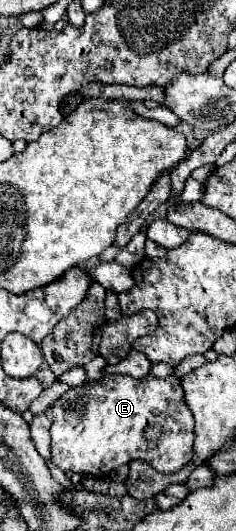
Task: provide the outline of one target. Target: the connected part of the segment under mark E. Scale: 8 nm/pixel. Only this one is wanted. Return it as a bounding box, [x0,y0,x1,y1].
[48,375,194,477]

